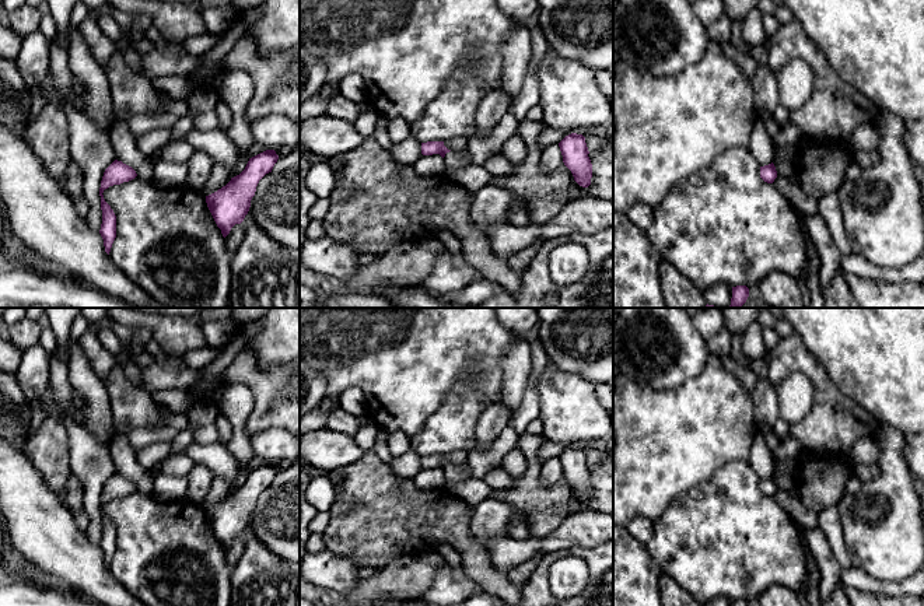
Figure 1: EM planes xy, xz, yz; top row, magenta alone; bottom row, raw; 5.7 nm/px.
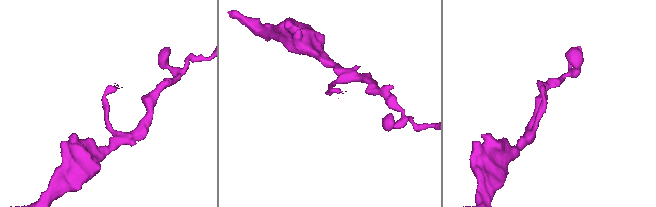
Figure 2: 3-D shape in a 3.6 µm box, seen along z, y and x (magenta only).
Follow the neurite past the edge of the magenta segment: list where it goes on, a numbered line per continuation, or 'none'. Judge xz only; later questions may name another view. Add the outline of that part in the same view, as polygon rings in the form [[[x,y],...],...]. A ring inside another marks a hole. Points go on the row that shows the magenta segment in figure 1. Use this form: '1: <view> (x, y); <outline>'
1: xz (454, 161); [[[466,150],[454,153],[449,151],[444,157],[444,164],[445,164],[445,175],[451,179],[451,176],[461,168],[468,167],[472,164],[470,157]]]

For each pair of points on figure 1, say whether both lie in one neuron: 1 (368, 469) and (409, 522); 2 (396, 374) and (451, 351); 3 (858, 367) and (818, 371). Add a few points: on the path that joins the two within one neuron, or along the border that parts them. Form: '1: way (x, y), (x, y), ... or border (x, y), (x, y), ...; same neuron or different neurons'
1: way (368, 482), (396, 510); same neuron
2: way (410, 360), (419, 351), (437, 351); same neuron
3: border (804, 344), (821, 364), (825, 374), (846, 395); different neurons

